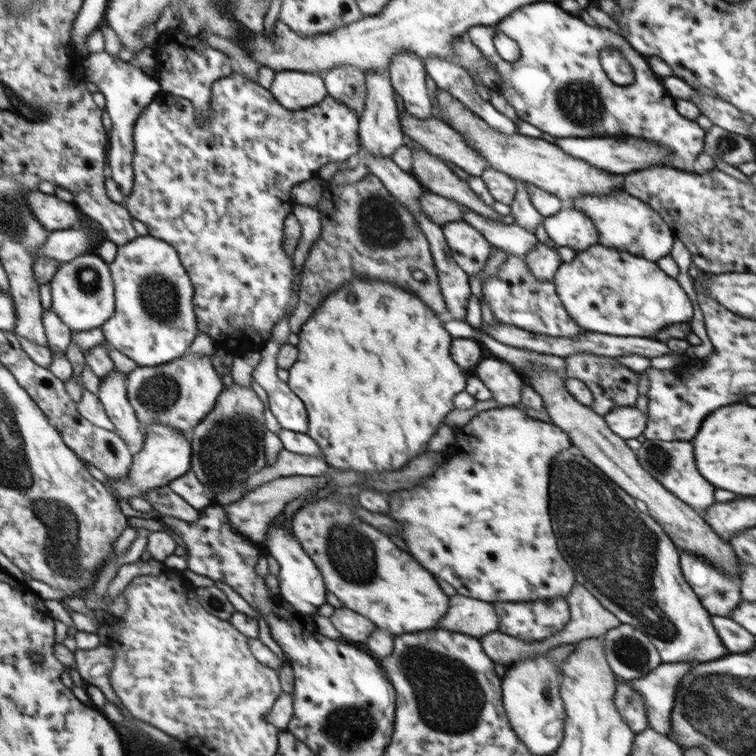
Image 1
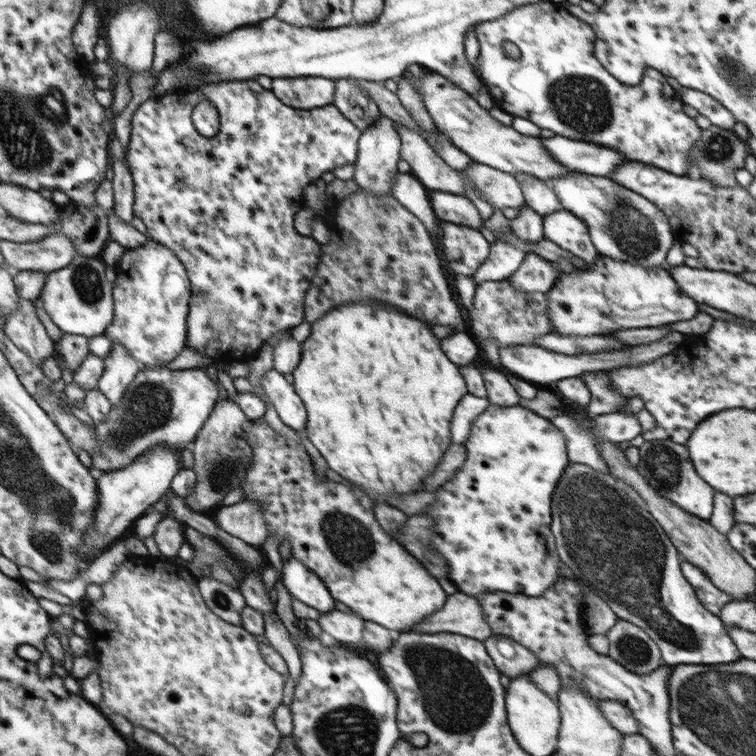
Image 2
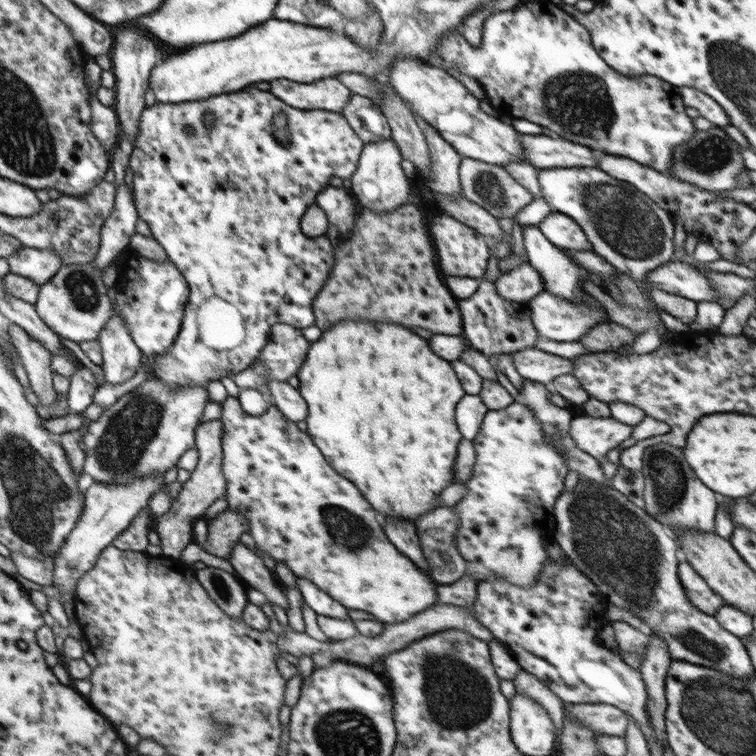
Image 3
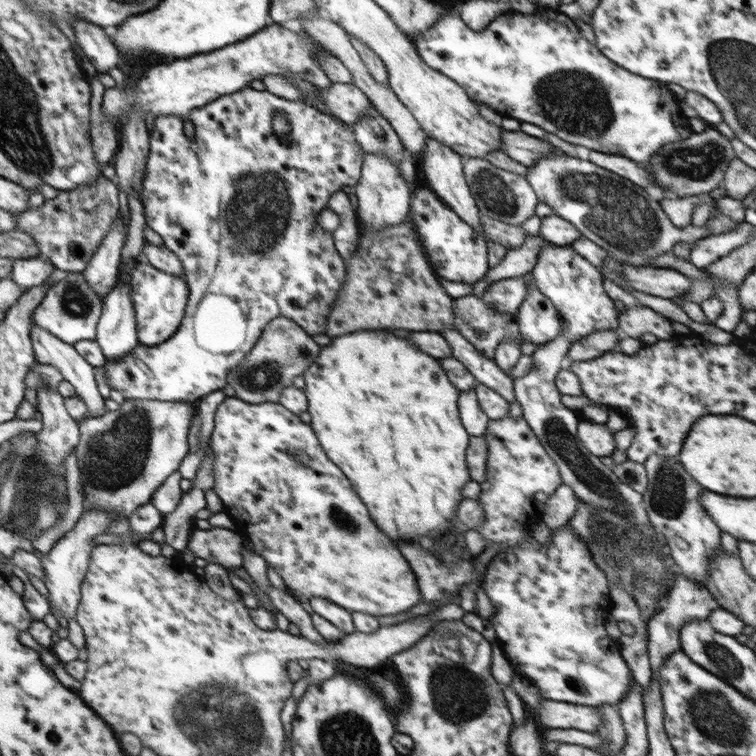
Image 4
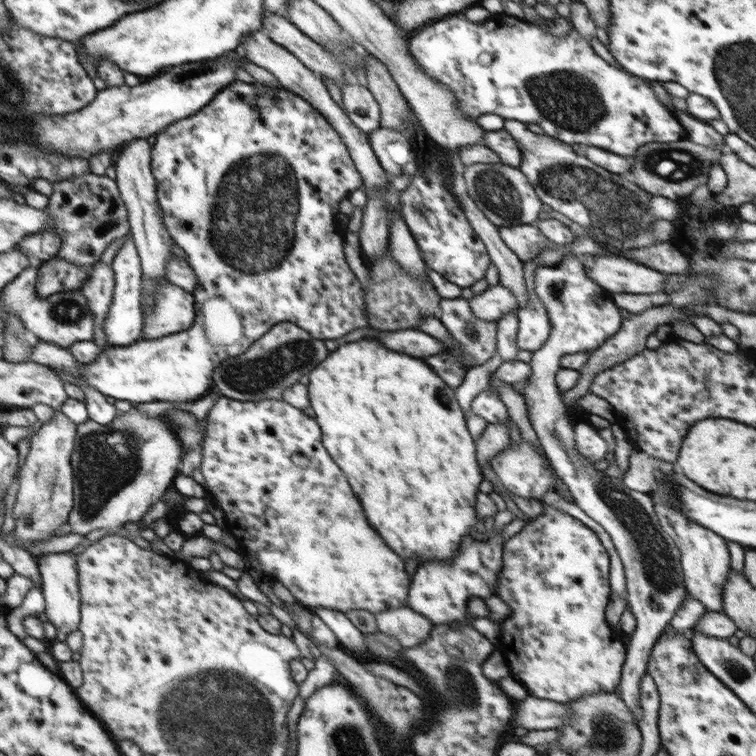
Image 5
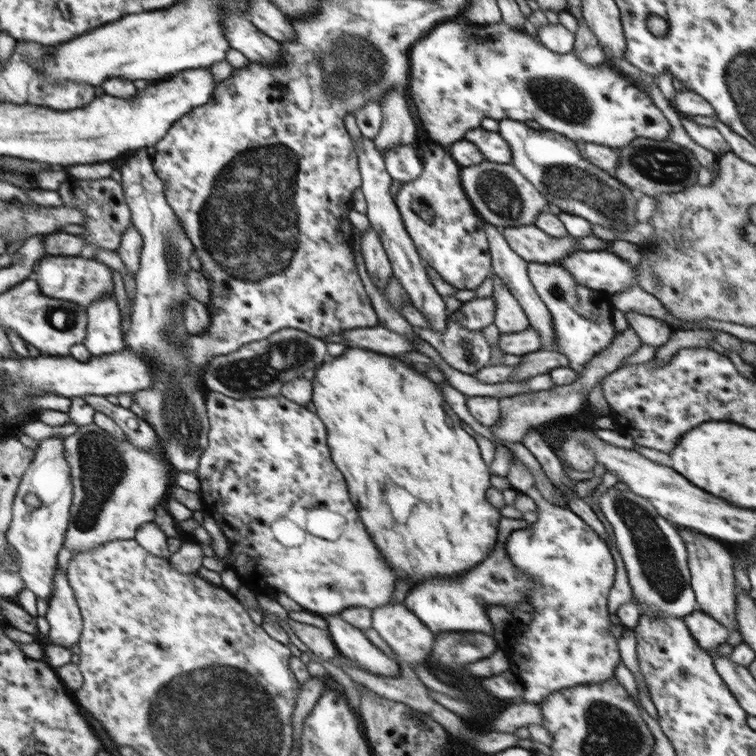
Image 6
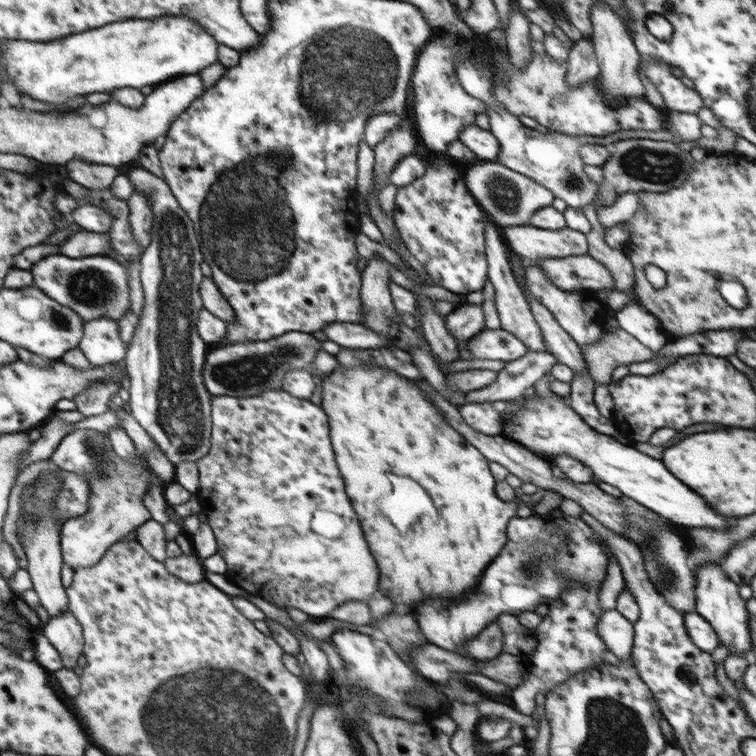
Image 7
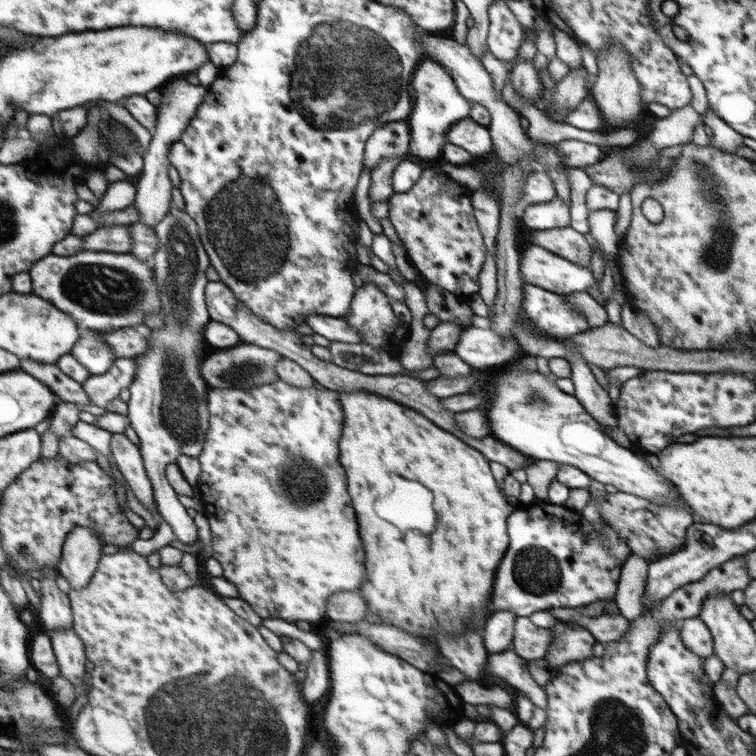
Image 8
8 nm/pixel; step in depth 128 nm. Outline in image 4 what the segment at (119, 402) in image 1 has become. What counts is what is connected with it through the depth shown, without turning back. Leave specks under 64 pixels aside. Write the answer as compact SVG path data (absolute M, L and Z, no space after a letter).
M131 257L125 262L124 266L119 269L119 283L103 298L104 308L102 318L98 322L98 338L95 341L101 346L102 352L108 361L117 361L120 357L126 356L140 343L137 335L137 316L131 297L131 280L138 260Z

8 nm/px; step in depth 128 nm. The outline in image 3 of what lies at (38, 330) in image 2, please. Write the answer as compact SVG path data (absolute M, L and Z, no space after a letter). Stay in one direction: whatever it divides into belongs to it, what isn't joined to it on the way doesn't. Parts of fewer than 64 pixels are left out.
M12 323L8 330L10 342L17 349L20 362L28 375L32 392L42 406L53 406L58 398L54 387L53 354L21 326Z

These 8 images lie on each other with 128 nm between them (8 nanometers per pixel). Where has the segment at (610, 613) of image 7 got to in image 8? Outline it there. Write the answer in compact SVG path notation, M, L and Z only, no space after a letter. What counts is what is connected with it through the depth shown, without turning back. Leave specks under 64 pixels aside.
M550 608L550 611L559 620L569 620L589 630L598 643L611 643L620 640L629 629L630 620L620 613L610 615L603 613L592 618L581 612L580 608Z

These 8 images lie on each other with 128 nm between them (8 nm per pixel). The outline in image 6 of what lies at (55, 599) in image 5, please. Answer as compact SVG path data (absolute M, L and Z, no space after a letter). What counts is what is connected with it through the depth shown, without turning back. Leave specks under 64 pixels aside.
M56 566L55 592L48 602L49 607L45 614L50 626L48 638L52 644L70 649L81 637L82 617L75 591L59 566Z

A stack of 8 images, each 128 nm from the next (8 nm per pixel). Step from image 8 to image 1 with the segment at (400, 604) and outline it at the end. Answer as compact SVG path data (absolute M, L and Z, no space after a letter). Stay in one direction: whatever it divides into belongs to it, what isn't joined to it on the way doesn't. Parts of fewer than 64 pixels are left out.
M367 277L365 280L357 278L347 282L325 298L313 312L298 333L299 342L296 347L299 351L296 362L289 368L287 383L292 392L305 404L308 418L307 434L316 441L329 467L340 471L363 472L363 474L383 474L392 470L392 458L394 458L394 470L400 470L412 458L426 452L428 442L432 440L440 424L455 409L452 400L460 391L465 390L468 377L464 370L460 370L456 362L450 358L449 348L453 338L444 329L443 323L444 318L438 316L432 308L428 308L415 294L376 277Z

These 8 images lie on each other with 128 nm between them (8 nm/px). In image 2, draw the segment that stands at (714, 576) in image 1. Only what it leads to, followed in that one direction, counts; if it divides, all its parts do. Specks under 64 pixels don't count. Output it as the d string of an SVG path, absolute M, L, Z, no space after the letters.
M682 562L682 574L684 578L692 585L695 590L698 600L707 608L712 614L719 616L722 607L734 600L729 594L722 592L716 588L712 581L702 572L700 568L690 564L690 562Z

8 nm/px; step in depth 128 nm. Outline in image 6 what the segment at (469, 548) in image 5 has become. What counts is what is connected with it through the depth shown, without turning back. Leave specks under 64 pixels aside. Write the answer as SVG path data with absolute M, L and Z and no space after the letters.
M502 517L499 522L499 537L490 555L476 567L464 572L460 580L428 580L412 588L404 604L436 635L441 632L472 630L493 636L493 626L487 610L493 604L516 606L527 602L527 591L533 588L533 580L518 570L508 558L507 542L516 530L522 530L531 524L524 519Z

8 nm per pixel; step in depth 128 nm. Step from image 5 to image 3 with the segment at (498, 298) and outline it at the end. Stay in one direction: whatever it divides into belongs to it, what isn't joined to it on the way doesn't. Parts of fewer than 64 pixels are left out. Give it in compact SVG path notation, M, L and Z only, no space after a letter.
M529 263L500 274L495 281L495 289L502 298L514 302L529 301L545 290L541 276Z

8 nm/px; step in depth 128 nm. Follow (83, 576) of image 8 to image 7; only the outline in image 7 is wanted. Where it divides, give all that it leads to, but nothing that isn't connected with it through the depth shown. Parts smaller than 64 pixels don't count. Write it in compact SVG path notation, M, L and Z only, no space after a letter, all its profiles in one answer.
M89 429L73 430L58 444L51 460L64 471L84 475L90 484L87 513L69 518L60 529L63 562L70 569L94 567L114 543L124 540L127 534L151 519L150 511L143 505L143 497L151 486L146 471L152 470L144 466L138 456L132 461L120 459L107 434Z

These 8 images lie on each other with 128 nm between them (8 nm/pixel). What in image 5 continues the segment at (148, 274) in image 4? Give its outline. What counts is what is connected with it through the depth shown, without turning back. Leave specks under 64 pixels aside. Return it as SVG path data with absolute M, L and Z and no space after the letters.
M160 278L156 306L151 312L144 312L142 338L154 340L186 330L195 322L195 316L193 293Z

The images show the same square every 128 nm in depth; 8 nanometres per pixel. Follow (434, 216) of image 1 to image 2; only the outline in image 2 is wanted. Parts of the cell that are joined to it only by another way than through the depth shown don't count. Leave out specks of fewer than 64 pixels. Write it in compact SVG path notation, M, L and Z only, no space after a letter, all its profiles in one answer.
M430 192L431 207L440 222L465 225L480 231L484 221L478 208L464 194Z

